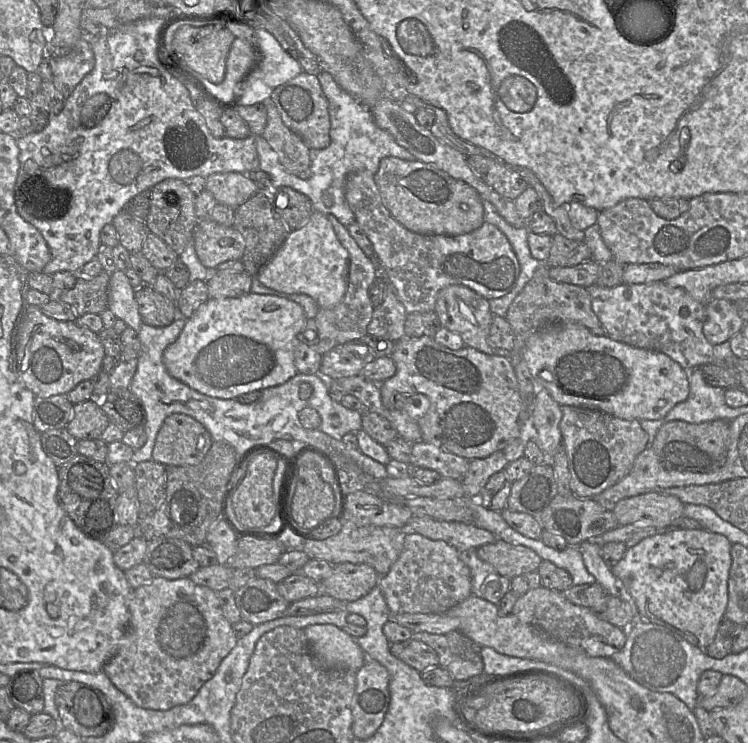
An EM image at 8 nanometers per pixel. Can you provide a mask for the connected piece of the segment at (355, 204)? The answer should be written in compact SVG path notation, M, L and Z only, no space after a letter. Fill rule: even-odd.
M367 170L351 172L346 176L344 195L355 215L355 221L373 245L378 273L382 272L385 285L389 280L394 286L408 314L434 311L438 293L449 285L466 286L487 300L503 297L515 287L520 273L519 261L508 238L495 225L484 222L472 232L461 235L419 234L410 231L396 221L385 207L374 175Z

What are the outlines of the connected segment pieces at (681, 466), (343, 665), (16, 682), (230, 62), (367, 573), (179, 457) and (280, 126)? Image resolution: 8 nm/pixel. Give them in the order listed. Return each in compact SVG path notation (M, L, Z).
M682 420L664 423L656 433L652 450L661 465L669 471L709 473L726 462L731 420L713 420L698 424Z
M316 624L304 629L317 663L325 669L357 671L366 657L355 638L333 624Z
M23 670L10 677L6 689L15 707L24 709L30 715L43 712L42 680L37 670Z
M236 39L226 62L226 76L222 83L214 84L200 76L203 84L228 105L240 102L243 89L251 76L261 68L263 52L260 45Z
M345 562L333 565L331 573L319 585L322 593L350 602L368 594L379 584L380 576L367 564Z
M174 413L158 431L152 459L164 466L194 466L204 459L212 443L210 433L201 423Z
M271 98L262 104L267 112L267 124L262 137L277 153L280 163L288 173L308 179L311 176L310 148L284 124Z

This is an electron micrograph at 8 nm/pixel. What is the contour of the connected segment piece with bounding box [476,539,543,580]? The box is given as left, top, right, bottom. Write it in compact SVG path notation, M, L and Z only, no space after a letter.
M501 539L482 545L476 551L481 560L491 564L510 580L521 574L537 571L543 561L534 550Z

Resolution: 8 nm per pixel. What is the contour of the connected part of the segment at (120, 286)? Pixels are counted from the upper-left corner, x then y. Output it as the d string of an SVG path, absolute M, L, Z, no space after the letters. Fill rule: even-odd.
M116 270L110 275L108 309L128 327L137 332L140 330L142 320L135 299L135 290L121 270Z

